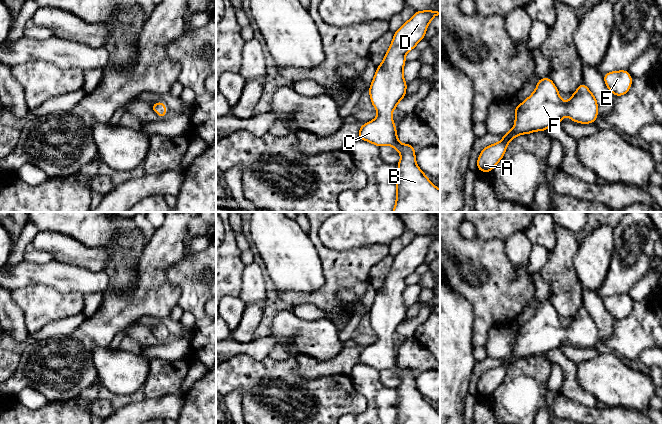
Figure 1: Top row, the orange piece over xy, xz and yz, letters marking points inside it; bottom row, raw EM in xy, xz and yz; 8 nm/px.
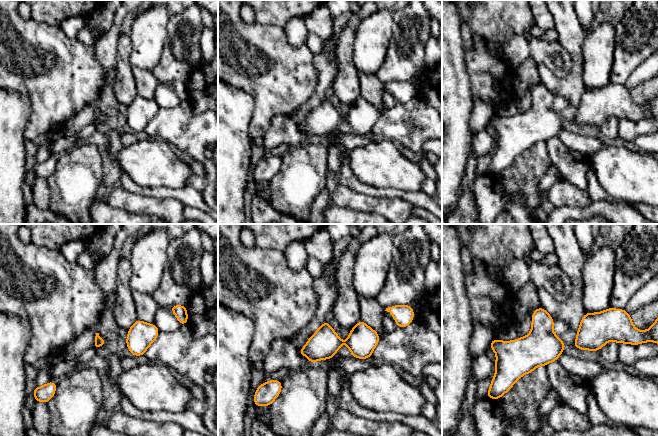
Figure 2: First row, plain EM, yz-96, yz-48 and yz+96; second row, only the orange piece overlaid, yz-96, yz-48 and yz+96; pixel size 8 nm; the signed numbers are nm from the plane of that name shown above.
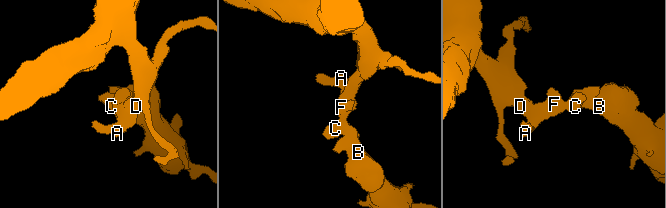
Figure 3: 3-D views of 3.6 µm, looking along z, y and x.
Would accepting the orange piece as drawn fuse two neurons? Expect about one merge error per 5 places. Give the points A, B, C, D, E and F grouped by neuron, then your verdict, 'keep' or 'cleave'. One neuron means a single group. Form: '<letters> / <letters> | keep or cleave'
A B C D E F | keep

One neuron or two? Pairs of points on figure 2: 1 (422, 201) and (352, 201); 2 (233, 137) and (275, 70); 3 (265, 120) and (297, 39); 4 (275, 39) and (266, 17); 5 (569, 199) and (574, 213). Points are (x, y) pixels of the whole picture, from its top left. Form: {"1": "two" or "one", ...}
{"1": "two", "2": "two", "3": "two", "4": "two", "5": "two"}

